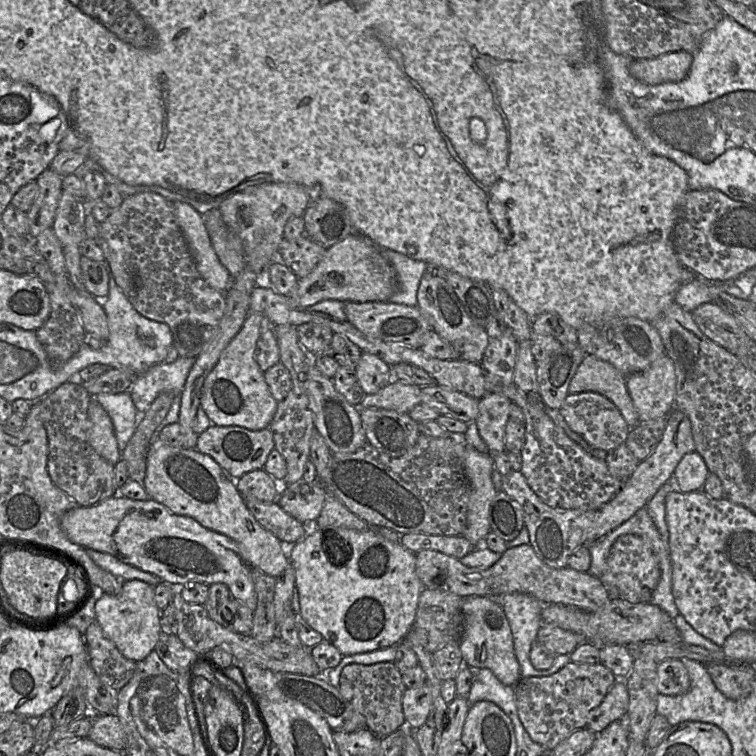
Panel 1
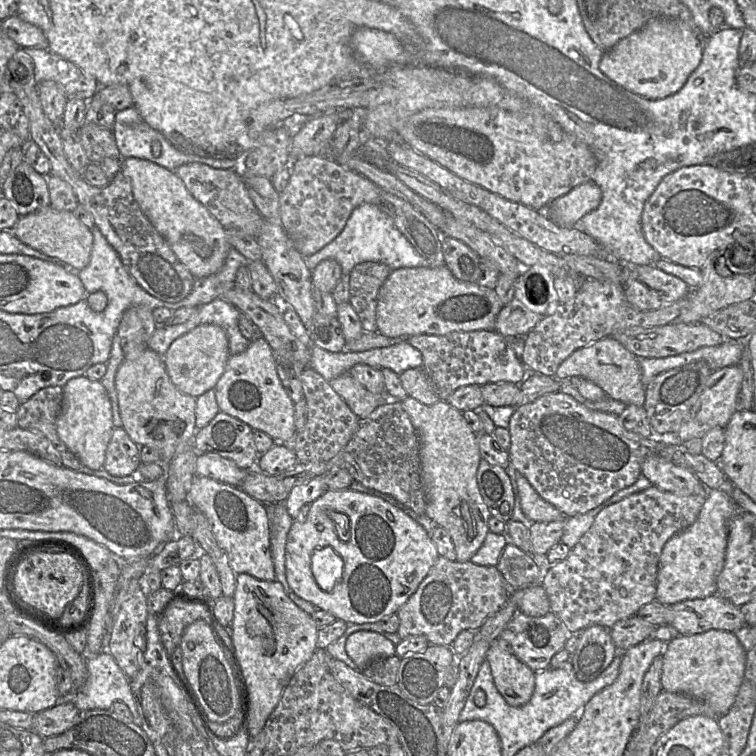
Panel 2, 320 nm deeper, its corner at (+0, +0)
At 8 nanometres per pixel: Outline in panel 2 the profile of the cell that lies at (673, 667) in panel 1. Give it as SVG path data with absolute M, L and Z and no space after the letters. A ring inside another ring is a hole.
M729 631L678 635L666 644L661 654L662 690L701 700L720 718L728 713L744 680L746 653L735 634Z

